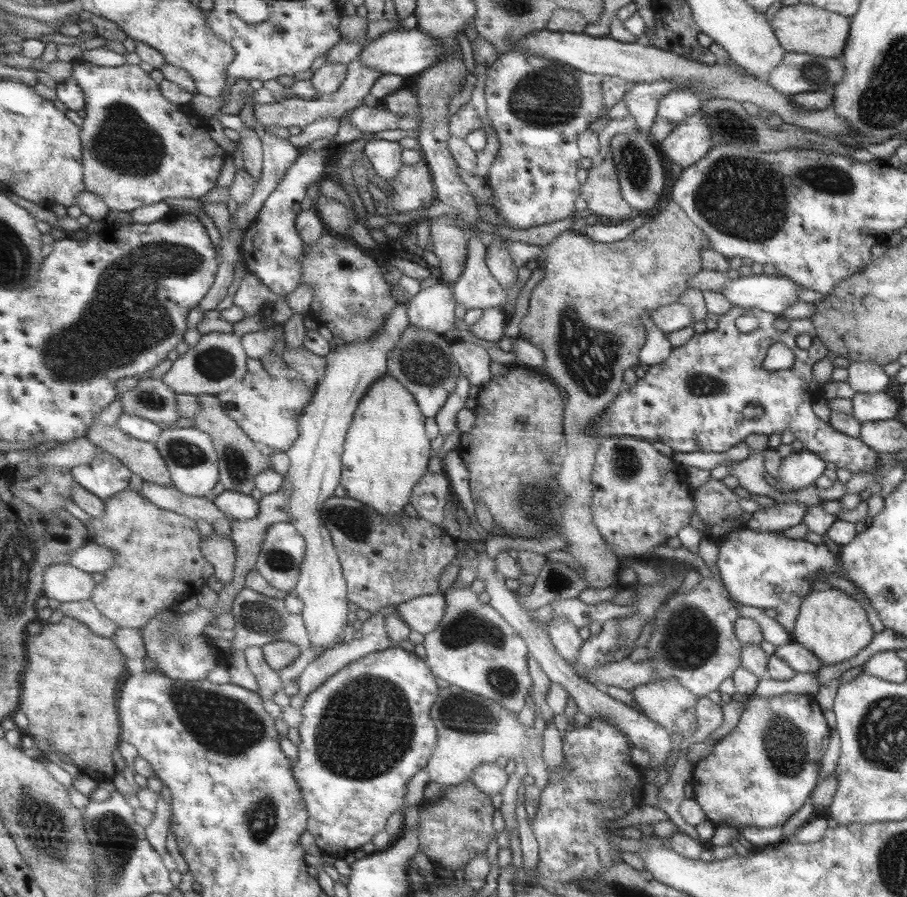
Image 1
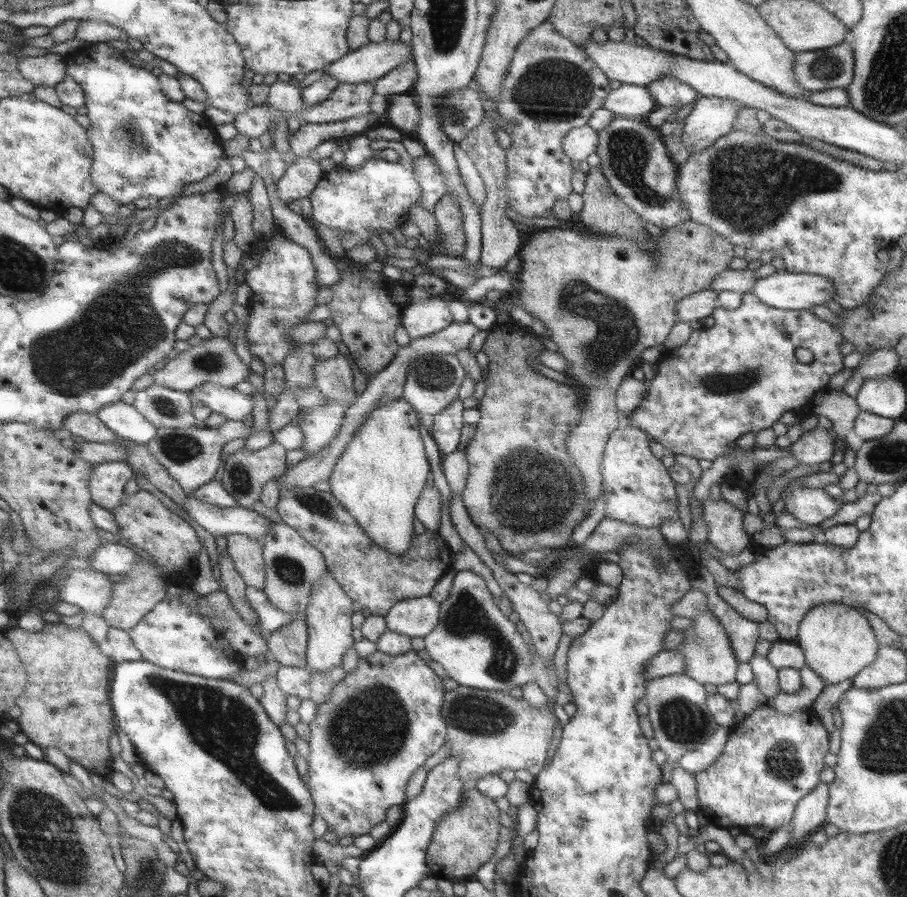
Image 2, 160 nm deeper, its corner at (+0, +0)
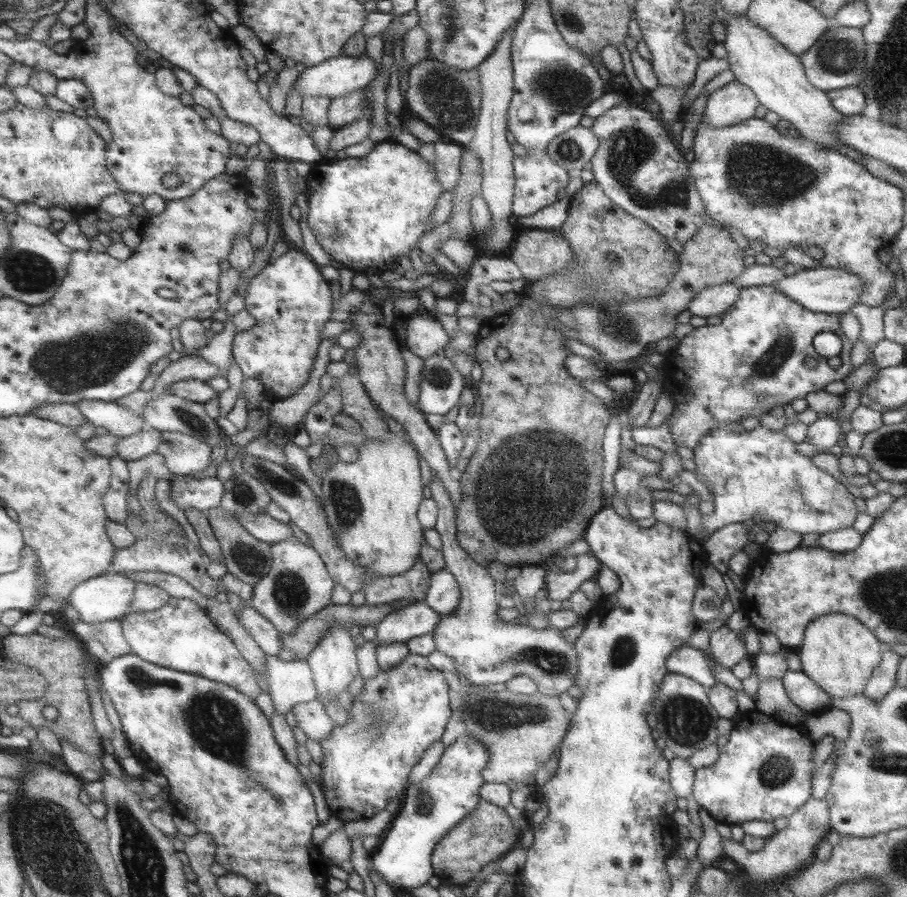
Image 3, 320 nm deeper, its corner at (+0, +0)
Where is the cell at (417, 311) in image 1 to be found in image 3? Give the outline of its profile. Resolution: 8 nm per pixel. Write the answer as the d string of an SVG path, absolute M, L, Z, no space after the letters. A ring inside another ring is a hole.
M419 309L419 313L404 316L406 347L419 358L429 358L448 342L448 334L438 320L428 311Z

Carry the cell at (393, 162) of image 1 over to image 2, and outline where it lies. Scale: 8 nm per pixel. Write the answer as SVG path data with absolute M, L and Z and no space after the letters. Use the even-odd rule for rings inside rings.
M369 140L369 148L373 152L378 150L391 149L397 153L398 158L388 159L383 157L373 157L369 158L363 166L359 166L357 170L351 170L347 172L342 166L337 168L335 172L323 172L321 173L321 178L317 188L313 188L309 198L311 203L311 210L313 220L327 226L330 229L340 230L341 234L345 230L349 230L350 233L345 233L341 238L340 244L341 248L349 250L354 248L354 246L361 246L362 244L367 244L369 238L373 234L377 235L380 230L385 230L385 232L391 232L393 228L400 228L403 223L408 220L409 209L417 203L419 203L419 195L421 195L421 188L417 184L412 174L412 158L407 154L403 144L397 141L383 141L383 140Z

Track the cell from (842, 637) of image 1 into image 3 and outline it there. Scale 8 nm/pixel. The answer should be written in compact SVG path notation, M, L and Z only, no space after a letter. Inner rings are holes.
M831 613L819 615L809 622L799 646L799 661L803 674L831 699L855 696L865 688L865 681L881 661L883 647L865 626L853 616Z

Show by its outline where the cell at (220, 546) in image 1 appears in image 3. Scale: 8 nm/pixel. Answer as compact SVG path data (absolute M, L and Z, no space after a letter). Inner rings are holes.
M246 603L242 604L237 618L263 653L277 657L277 653L282 650L280 634L263 616Z

